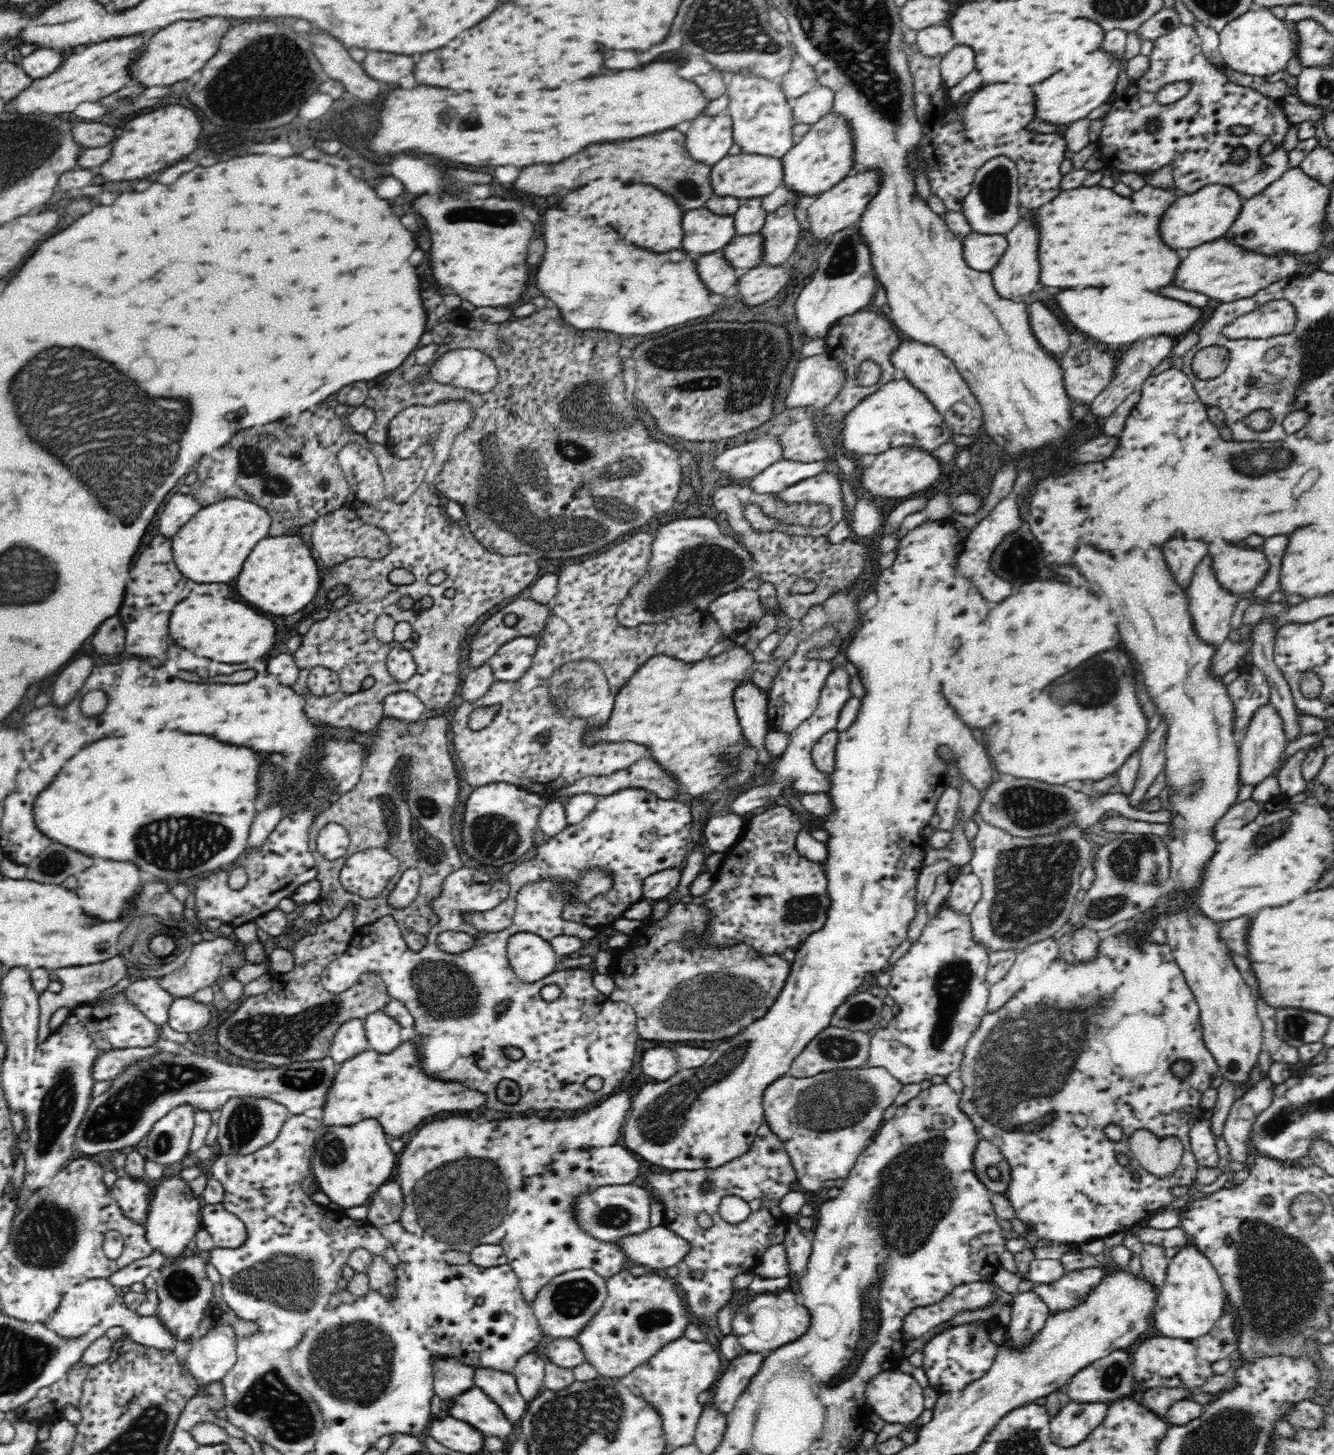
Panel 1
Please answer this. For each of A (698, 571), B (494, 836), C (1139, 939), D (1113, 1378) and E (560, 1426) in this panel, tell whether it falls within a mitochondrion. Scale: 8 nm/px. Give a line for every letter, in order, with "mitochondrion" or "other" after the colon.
A: mitochondrion
B: mitochondrion
C: other
D: mitochondrion
E: mitochondrion

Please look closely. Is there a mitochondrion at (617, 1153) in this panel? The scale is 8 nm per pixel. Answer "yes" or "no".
no

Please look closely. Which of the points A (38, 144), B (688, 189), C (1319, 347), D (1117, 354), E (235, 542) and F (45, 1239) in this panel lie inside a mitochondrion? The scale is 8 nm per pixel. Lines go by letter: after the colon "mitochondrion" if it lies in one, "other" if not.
A: mitochondrion
B: mitochondrion
C: mitochondrion
D: other
E: other
F: mitochondrion

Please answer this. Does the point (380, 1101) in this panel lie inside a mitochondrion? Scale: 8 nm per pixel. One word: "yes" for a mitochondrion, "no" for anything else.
no

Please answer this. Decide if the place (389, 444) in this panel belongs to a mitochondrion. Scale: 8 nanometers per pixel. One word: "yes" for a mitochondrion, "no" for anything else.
no

